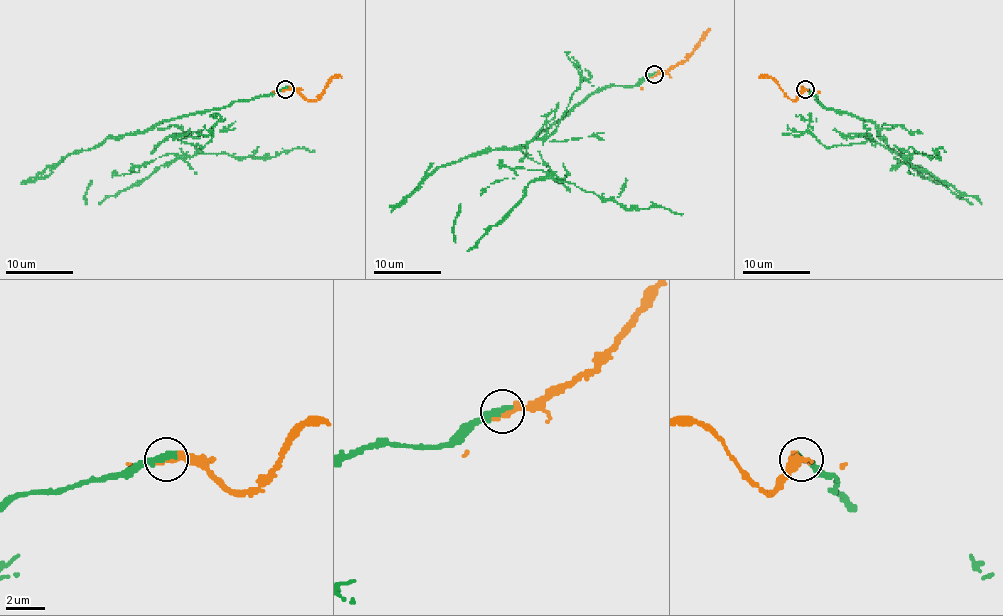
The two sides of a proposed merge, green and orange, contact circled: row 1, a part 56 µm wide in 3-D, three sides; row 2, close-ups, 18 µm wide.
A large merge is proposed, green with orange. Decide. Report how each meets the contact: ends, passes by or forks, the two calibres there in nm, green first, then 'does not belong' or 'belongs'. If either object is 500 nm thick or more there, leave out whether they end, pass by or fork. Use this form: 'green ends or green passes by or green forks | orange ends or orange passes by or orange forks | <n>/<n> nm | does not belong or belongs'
green ends | orange ends | 440/280 nm | does not belong

